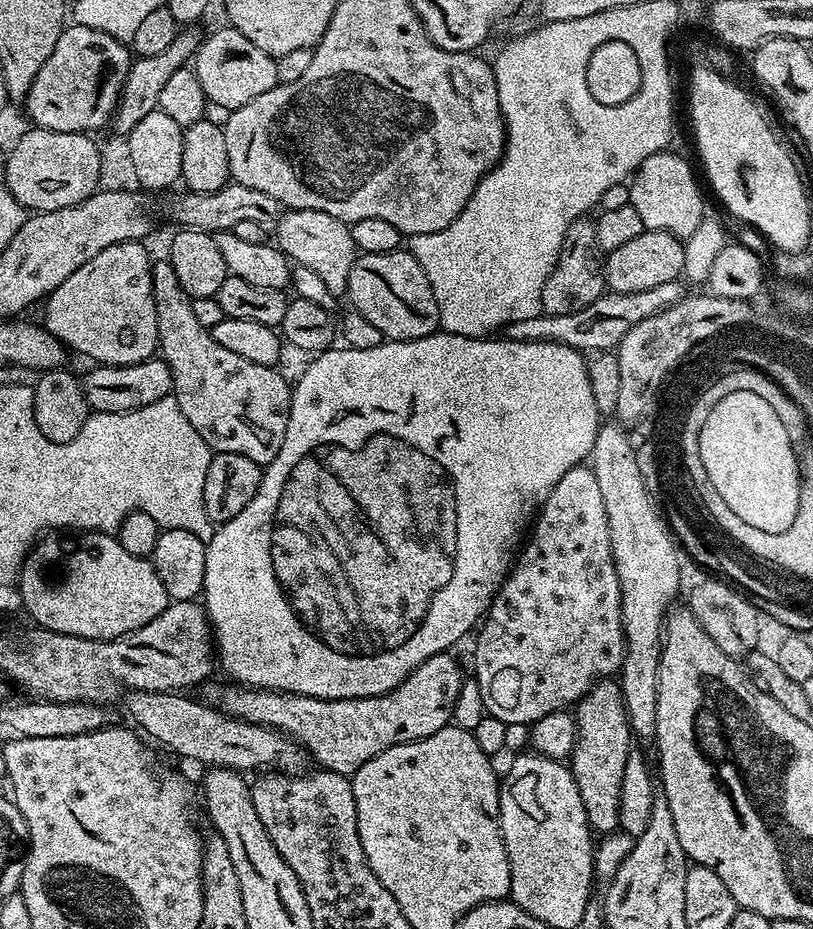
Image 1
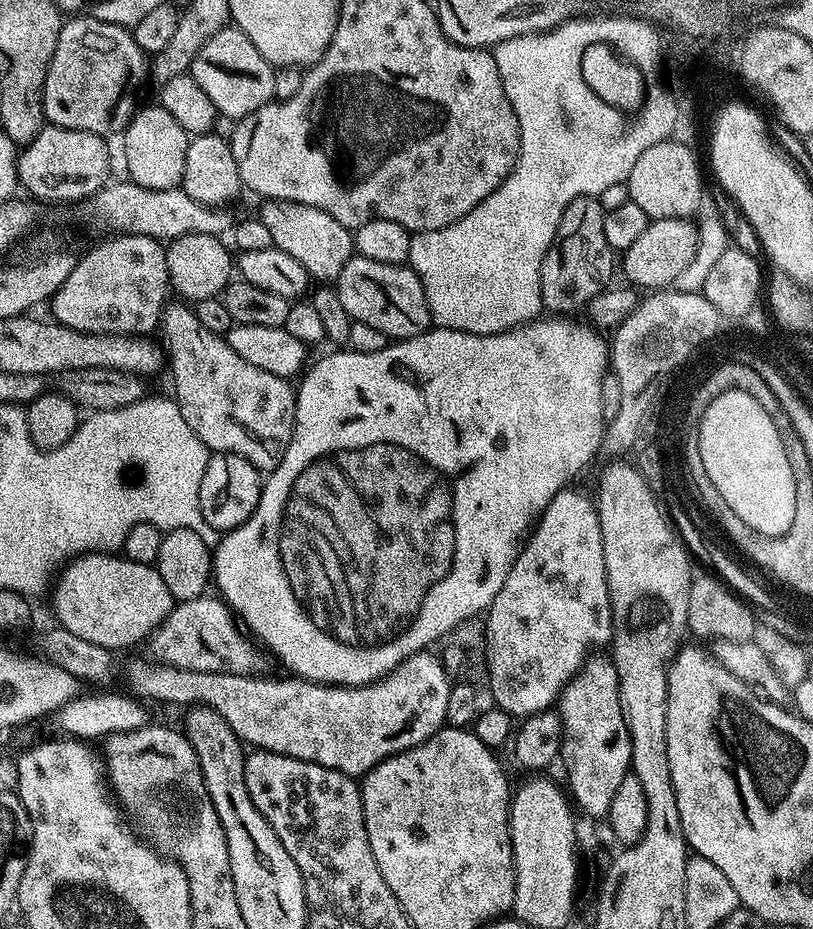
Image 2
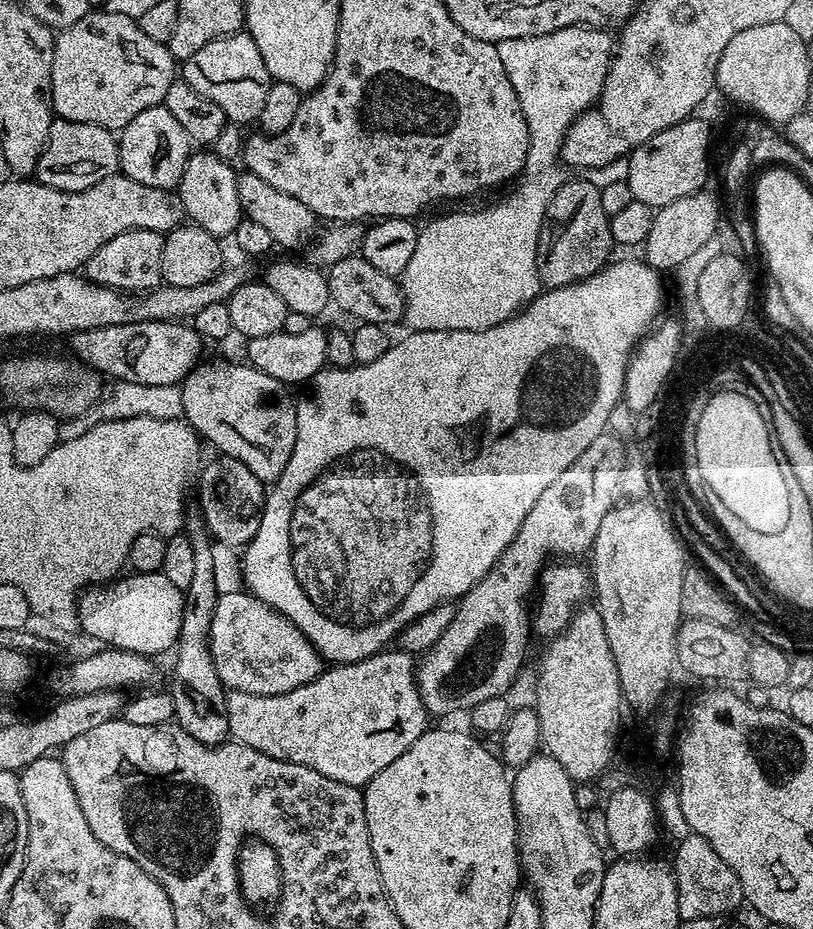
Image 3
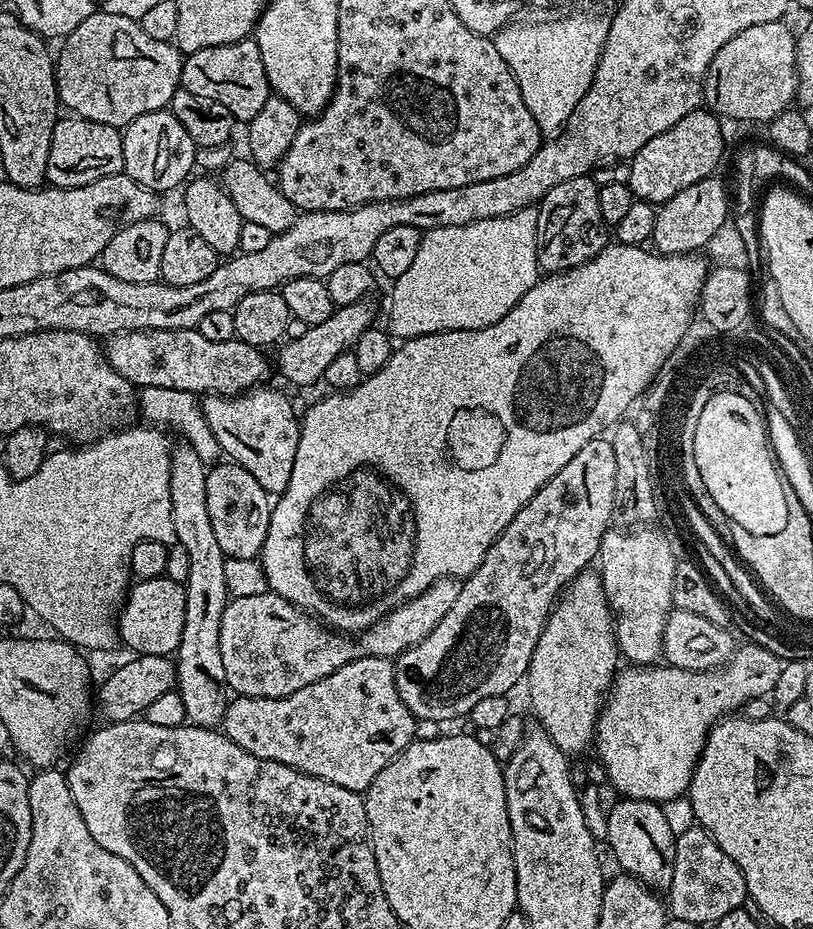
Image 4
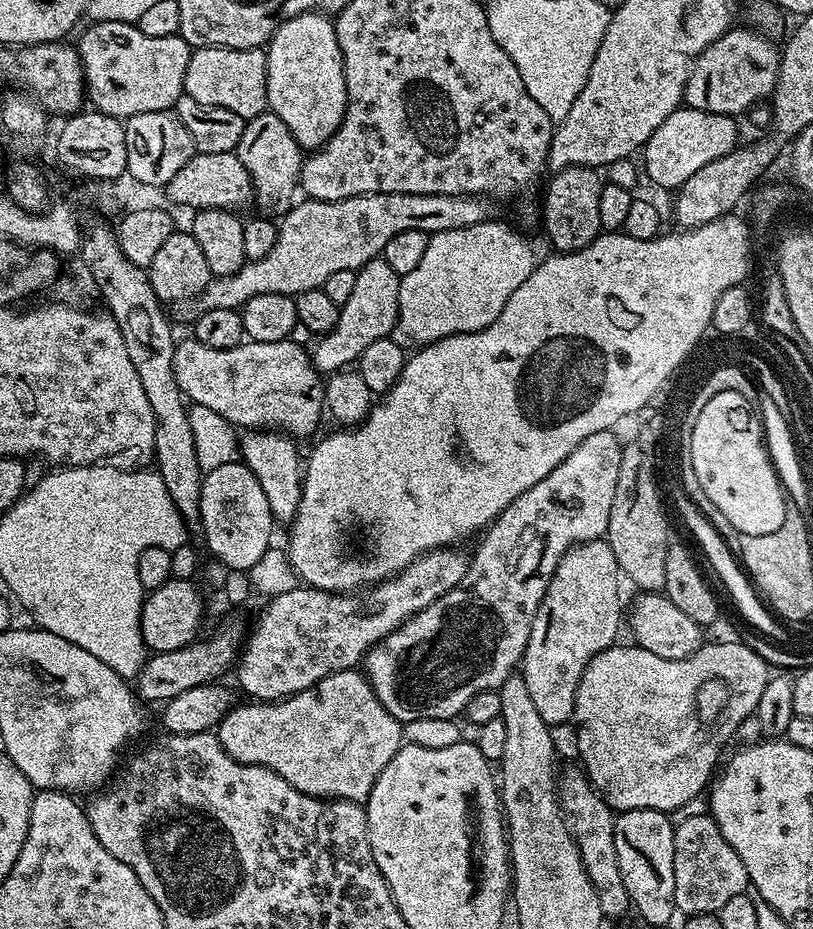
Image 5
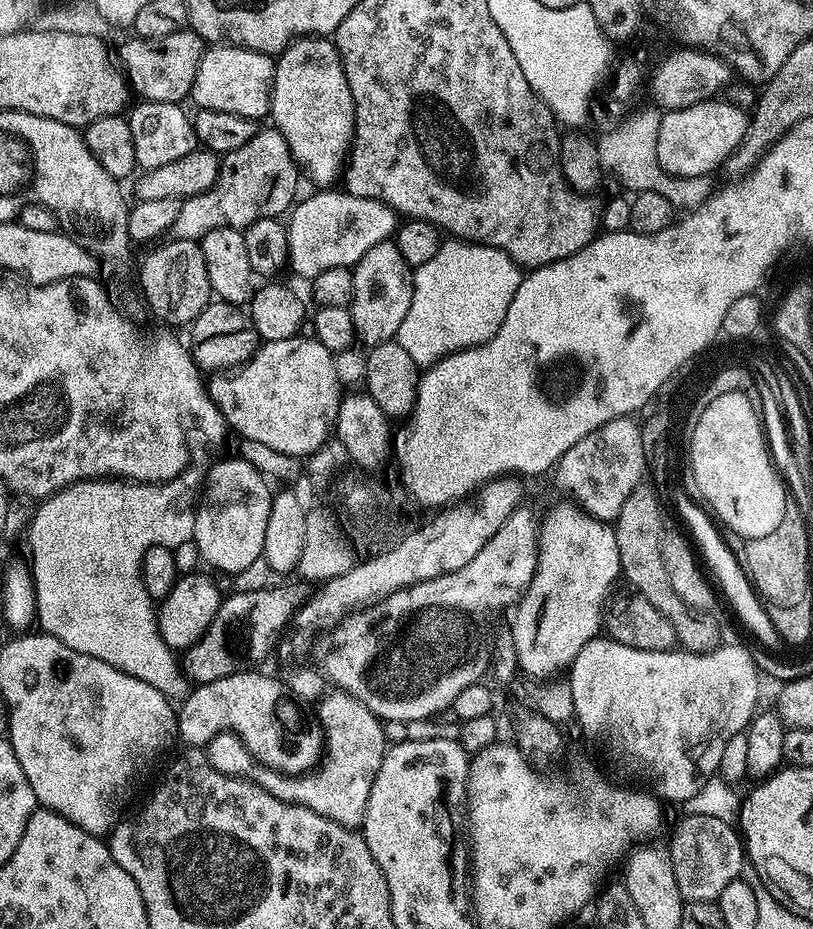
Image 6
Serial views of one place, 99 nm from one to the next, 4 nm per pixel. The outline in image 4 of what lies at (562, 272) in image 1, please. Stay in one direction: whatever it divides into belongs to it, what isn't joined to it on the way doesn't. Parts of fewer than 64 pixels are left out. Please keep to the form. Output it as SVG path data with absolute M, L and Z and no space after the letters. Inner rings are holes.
M587 175L558 182L540 201L536 213L536 262L545 273L581 268L608 247L610 227L598 208L601 185L592 180L595 179Z

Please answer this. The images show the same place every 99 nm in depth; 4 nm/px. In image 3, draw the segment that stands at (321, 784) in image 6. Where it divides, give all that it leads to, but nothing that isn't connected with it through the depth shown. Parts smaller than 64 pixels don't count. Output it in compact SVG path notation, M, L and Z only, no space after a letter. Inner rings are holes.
M403 650L392 651L376 652L353 664L329 667L314 682L286 694L259 696L229 691L228 731L231 739L270 758L318 770L318 774L326 774L326 778L346 782L355 788L369 784L374 774L386 770L386 766L390 766L390 762L401 756L429 727L430 714L424 709L420 697L413 657Z

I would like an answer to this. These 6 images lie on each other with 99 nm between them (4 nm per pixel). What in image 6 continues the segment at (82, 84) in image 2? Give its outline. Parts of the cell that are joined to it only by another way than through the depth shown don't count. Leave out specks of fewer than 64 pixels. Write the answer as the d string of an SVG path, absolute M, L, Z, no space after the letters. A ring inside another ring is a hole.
M185 30L178 34L169 34L167 38L142 40L131 38L120 48L118 64L130 85L131 91L140 95L141 101L170 102L180 104L192 94L194 74L206 51L206 42L196 32Z

